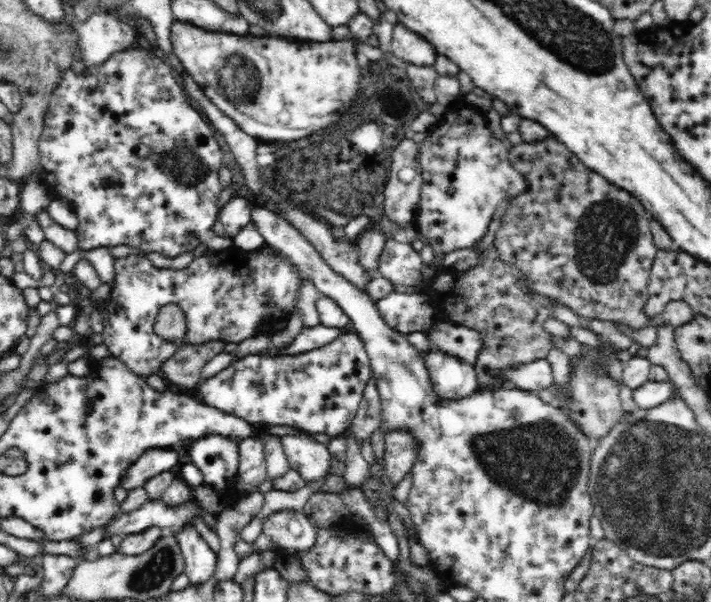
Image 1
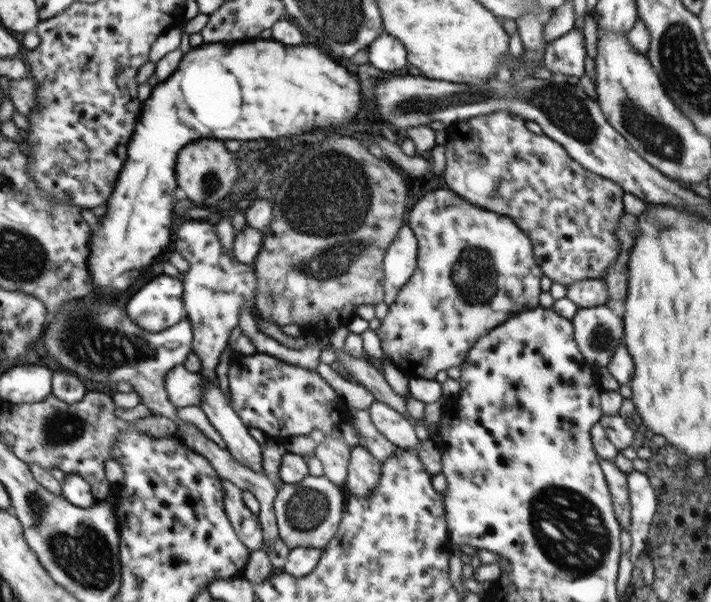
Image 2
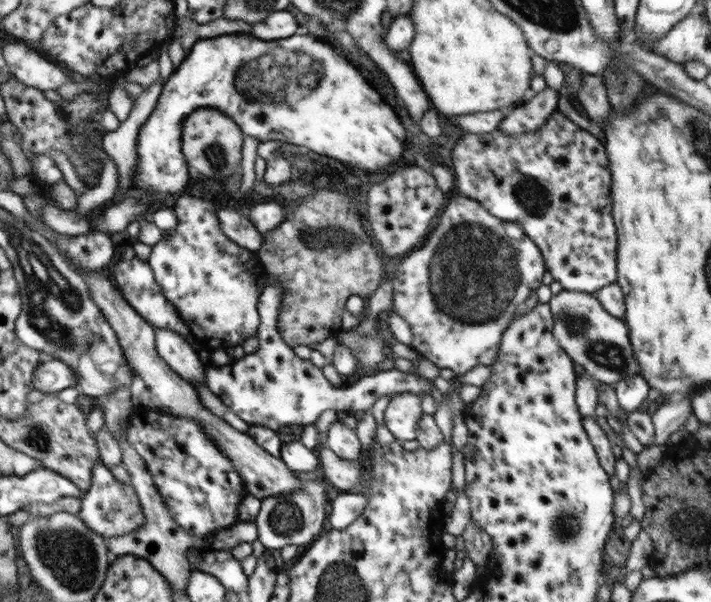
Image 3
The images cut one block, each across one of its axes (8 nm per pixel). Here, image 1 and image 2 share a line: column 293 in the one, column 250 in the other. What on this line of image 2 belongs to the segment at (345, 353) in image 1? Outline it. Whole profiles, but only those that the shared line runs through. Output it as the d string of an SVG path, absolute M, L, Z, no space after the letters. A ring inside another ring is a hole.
M257 352L240 356L236 362L230 362L228 375L233 409L244 424L266 436L289 440L320 430L326 437L332 437L335 427L350 412L347 401L317 371L285 364L272 355Z

